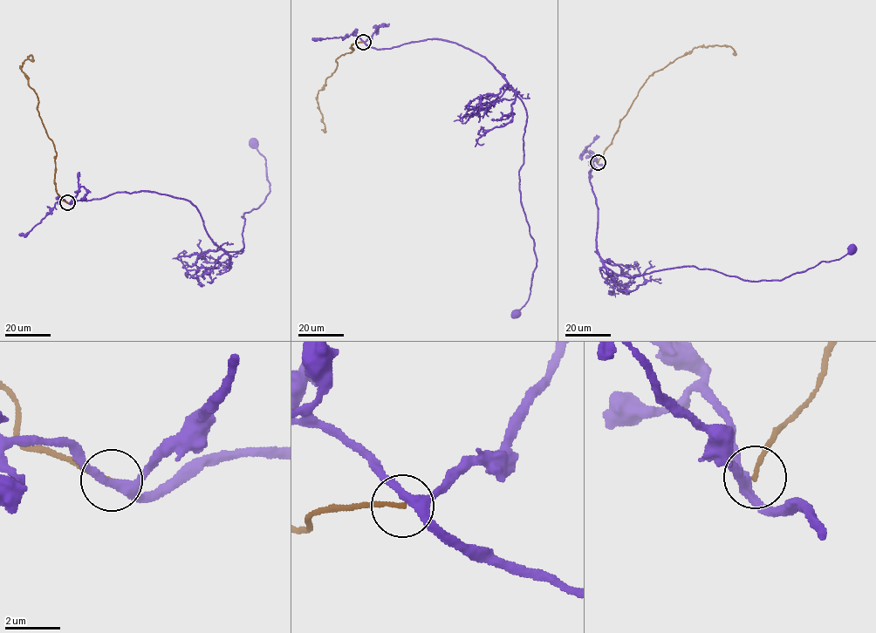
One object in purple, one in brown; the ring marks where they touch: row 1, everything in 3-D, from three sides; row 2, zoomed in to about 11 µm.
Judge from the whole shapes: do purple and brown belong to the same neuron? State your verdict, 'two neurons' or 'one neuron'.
two neurons

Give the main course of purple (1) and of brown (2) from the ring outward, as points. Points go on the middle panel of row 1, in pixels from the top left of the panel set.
1: (363, 42), (383, 49), (428, 39), (462, 45), (494, 66), (523, 103), (520, 200), (537, 261), (517, 313)
2: (363, 42), (352, 44), (353, 50), (338, 57), (336, 70), (318, 91), (318, 108), (325, 126), (321, 129)

